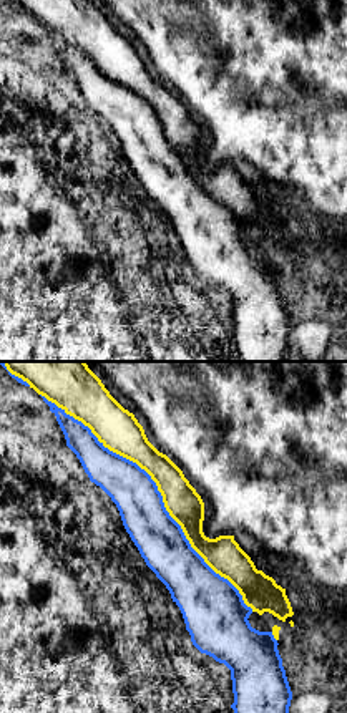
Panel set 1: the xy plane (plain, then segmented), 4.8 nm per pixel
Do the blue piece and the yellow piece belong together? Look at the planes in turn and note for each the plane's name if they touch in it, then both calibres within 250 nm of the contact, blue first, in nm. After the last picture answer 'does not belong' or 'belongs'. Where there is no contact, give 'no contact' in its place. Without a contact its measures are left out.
meets blue in xy; 240 nm thick on the blue side, 170 nm on the other

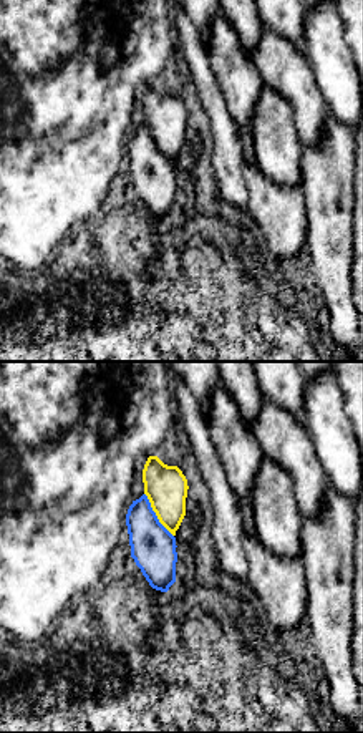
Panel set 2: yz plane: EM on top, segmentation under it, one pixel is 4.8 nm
meets blue in yz; 220 nm thick on the blue side, 200 nm on the other

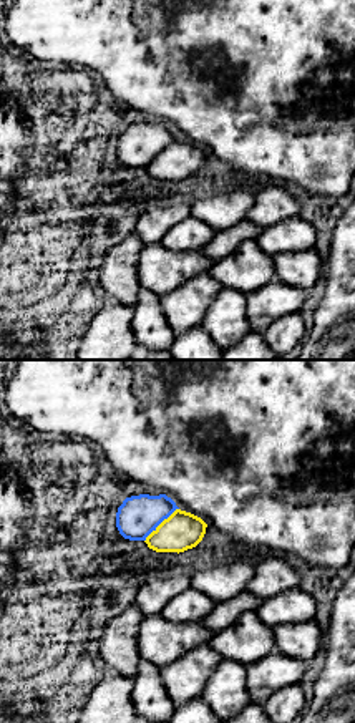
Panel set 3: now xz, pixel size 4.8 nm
meets blue in xz; 200 nm thick on the blue side, 190 nm on the other

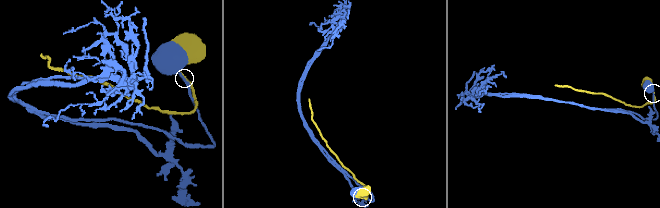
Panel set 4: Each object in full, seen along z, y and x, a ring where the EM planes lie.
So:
does not belong

